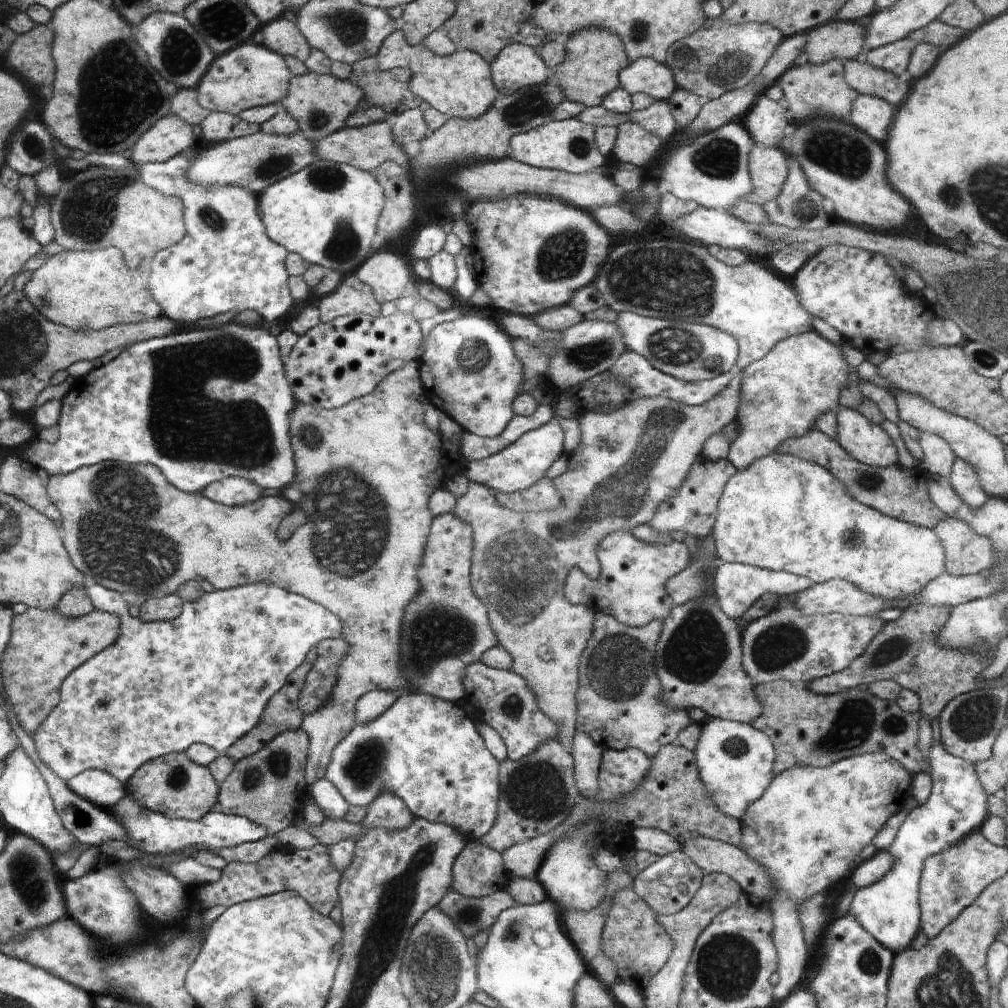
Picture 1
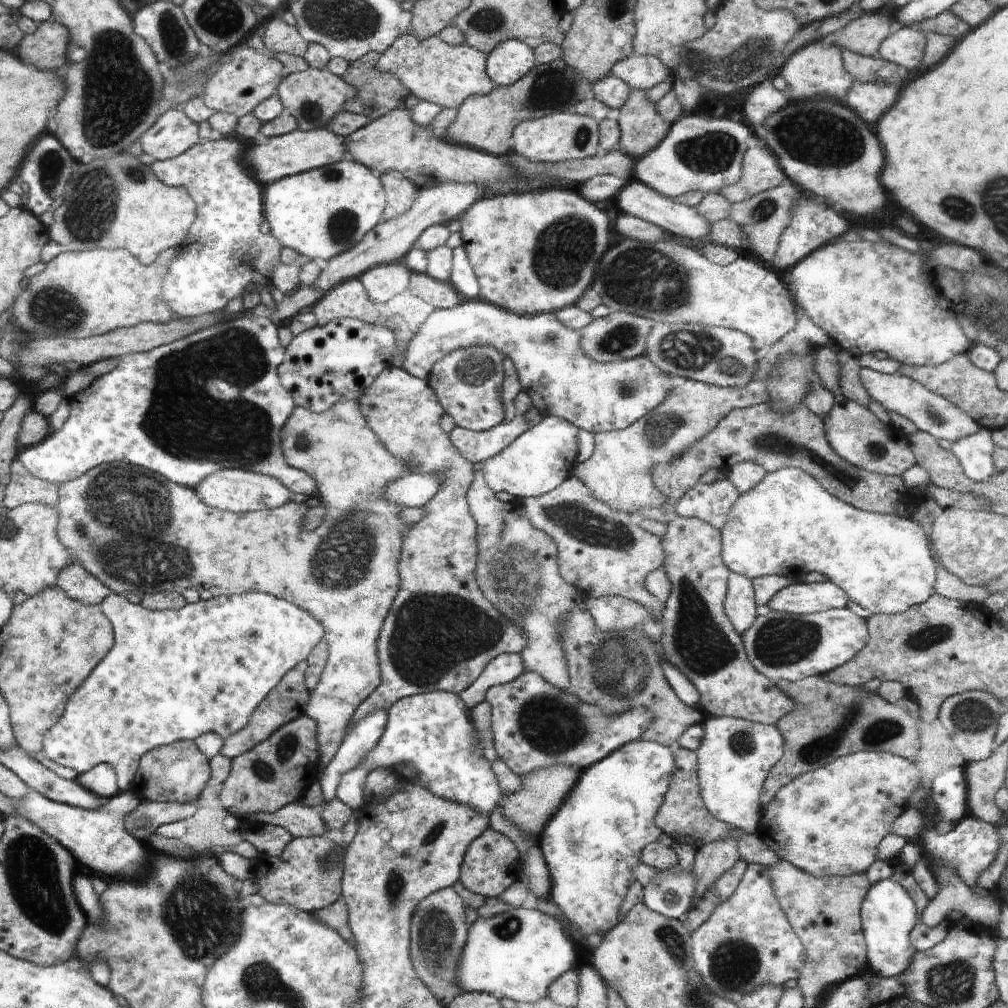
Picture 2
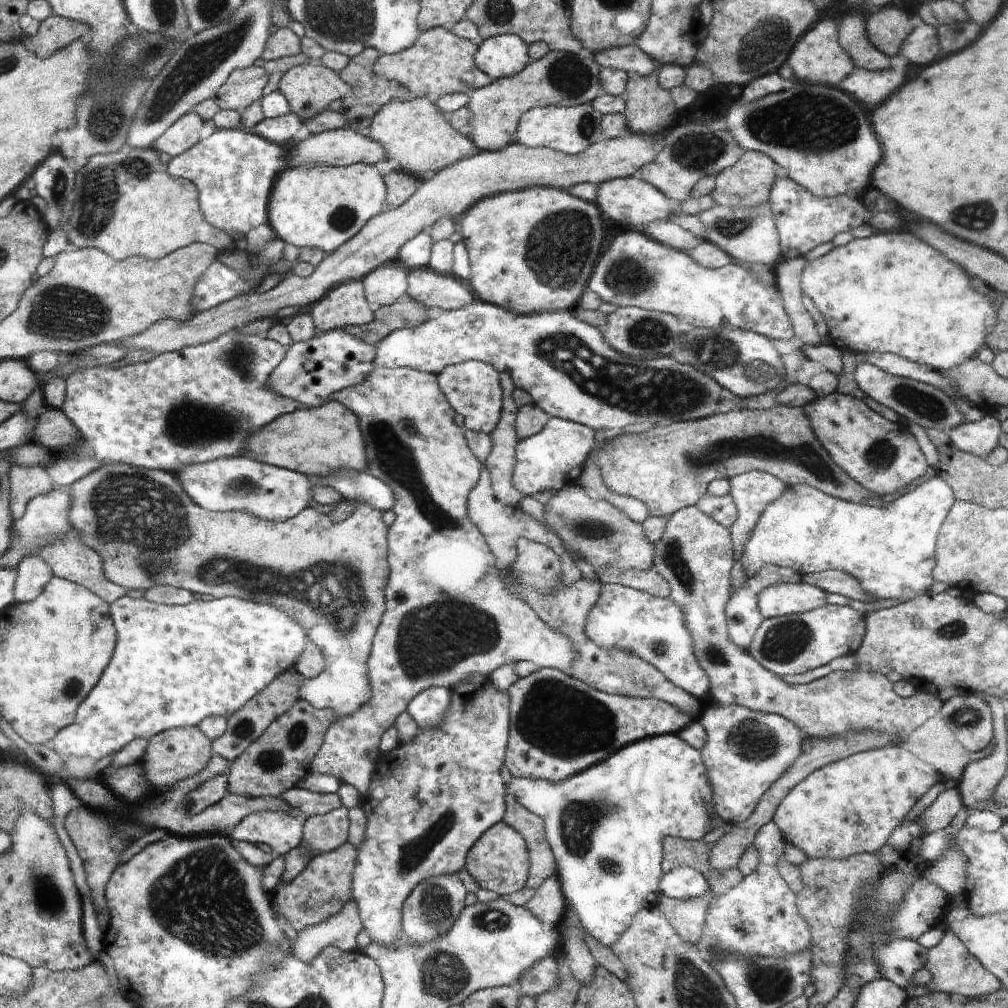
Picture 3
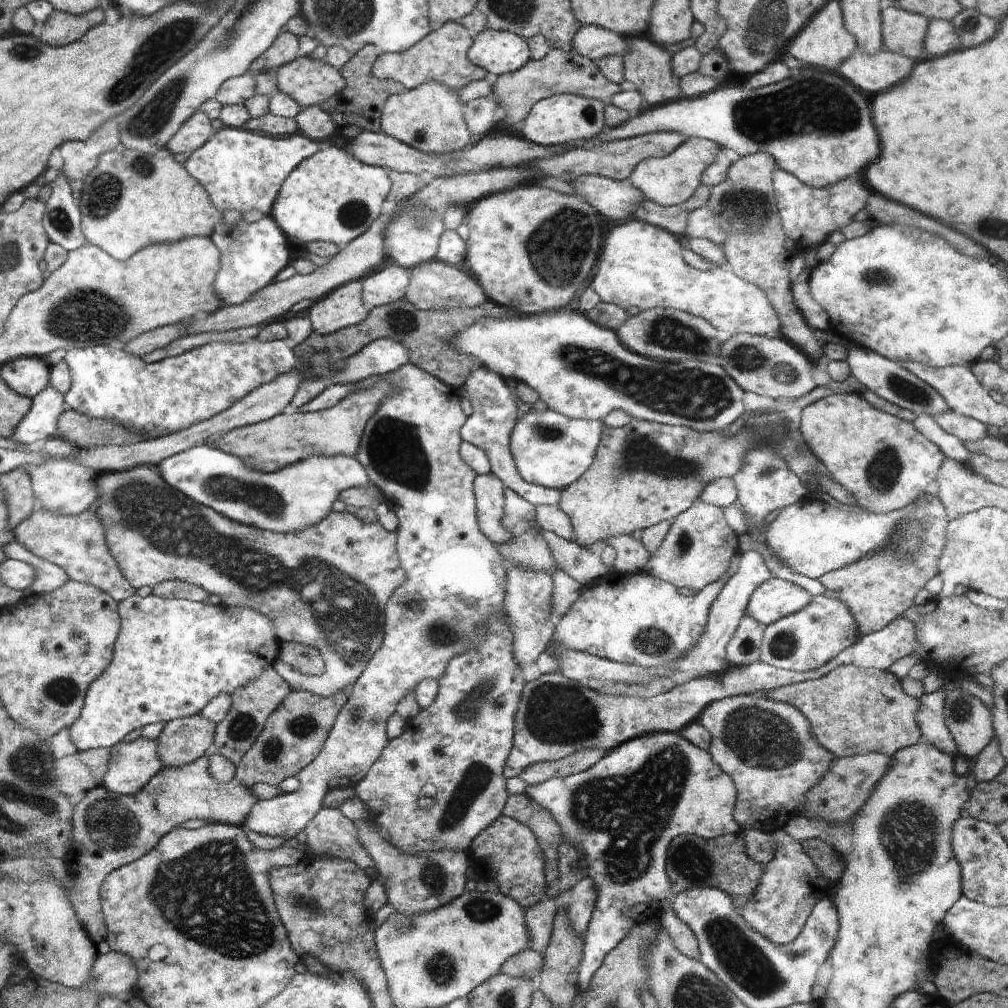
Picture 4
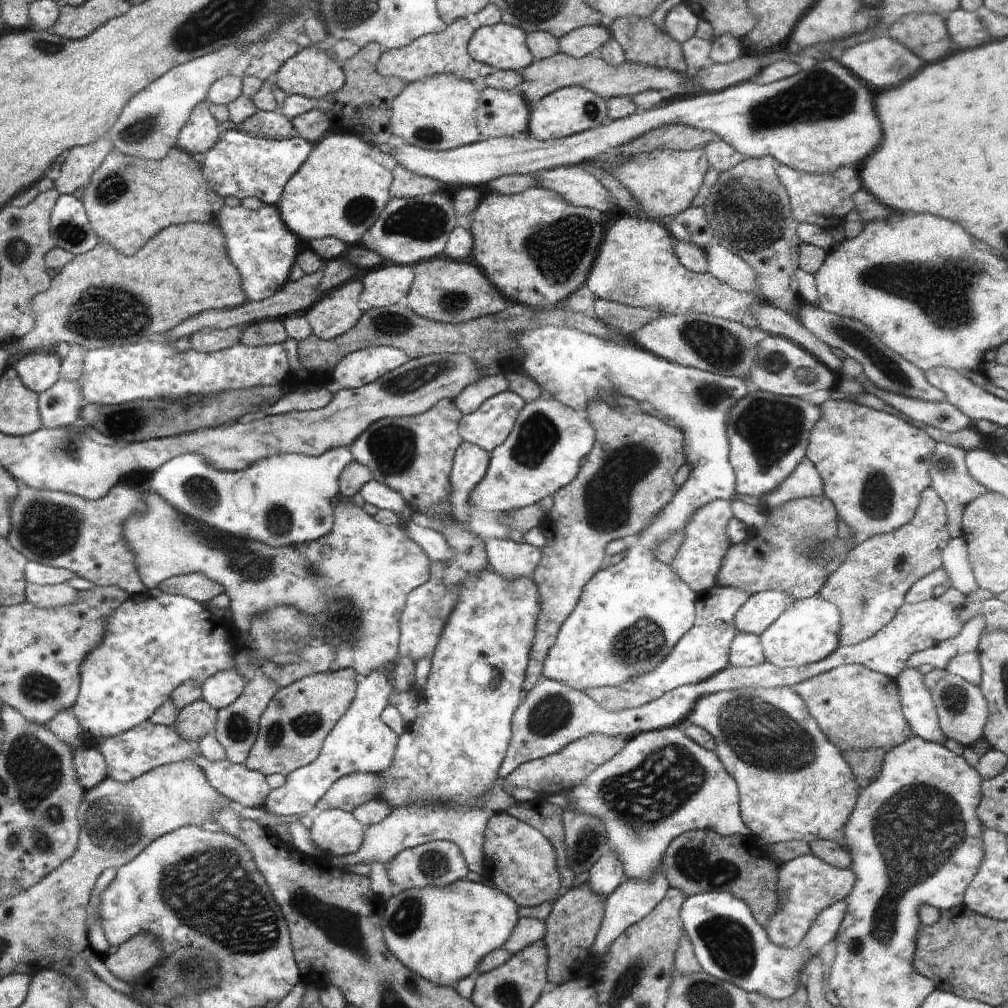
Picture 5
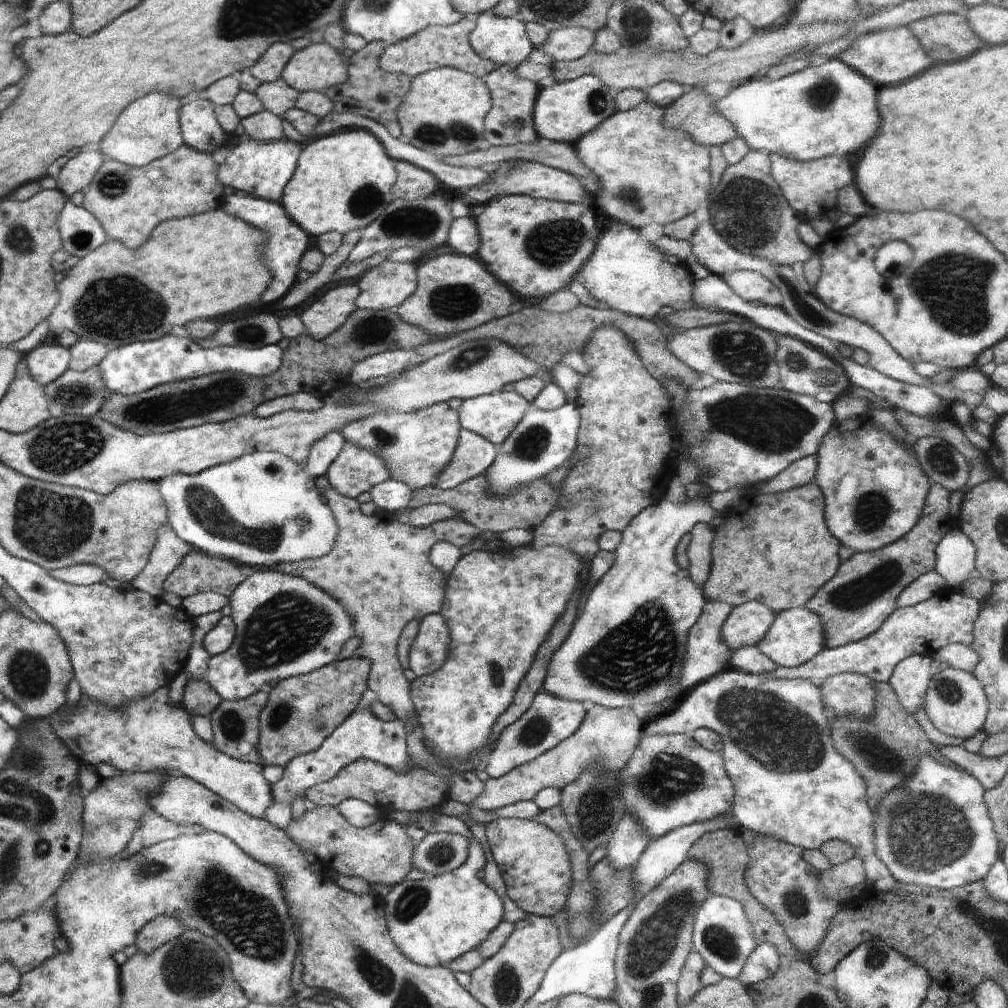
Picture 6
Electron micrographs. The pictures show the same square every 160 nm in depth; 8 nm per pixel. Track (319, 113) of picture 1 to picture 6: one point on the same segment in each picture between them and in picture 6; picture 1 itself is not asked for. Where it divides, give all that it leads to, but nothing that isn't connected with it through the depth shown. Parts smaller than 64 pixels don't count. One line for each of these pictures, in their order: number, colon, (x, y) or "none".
2: (314, 96)
3: (310, 88)
4: (309, 81)
5: (312, 73)
6: (317, 67)

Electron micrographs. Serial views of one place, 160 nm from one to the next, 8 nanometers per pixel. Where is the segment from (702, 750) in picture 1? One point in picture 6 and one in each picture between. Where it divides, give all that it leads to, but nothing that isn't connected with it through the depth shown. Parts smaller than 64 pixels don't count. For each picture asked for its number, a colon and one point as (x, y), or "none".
2: (733, 760)
3: (746, 751)
4: (767, 748)
5: (795, 785)
6: (788, 780)

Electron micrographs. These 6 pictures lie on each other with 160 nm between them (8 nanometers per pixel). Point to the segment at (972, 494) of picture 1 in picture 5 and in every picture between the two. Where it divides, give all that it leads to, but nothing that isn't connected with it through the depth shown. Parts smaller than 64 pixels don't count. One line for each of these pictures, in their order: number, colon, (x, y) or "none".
2: (974, 452)
3: (979, 438)
4: (965, 428)
5: (942, 415)

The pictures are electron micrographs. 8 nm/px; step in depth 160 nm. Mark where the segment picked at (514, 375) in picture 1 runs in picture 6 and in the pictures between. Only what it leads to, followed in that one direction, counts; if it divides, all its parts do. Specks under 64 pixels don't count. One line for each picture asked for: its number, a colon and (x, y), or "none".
2: (468, 382)
3: (473, 388)
4: (495, 412)
5: (490, 425)
6: (494, 416)

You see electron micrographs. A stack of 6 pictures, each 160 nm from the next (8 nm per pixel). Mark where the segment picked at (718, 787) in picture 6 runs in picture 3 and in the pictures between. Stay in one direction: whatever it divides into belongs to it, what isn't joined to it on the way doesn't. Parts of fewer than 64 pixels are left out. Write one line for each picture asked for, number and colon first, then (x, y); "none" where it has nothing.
3: (605, 825)
4: (657, 786)
5: (642, 815)

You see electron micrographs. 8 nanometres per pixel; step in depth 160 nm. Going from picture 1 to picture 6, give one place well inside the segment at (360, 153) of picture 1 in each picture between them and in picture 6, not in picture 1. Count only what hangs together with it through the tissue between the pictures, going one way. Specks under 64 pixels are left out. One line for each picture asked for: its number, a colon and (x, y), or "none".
2: (393, 142)
3: (416, 134)
4: (431, 119)
5: (438, 113)
6: (444, 112)

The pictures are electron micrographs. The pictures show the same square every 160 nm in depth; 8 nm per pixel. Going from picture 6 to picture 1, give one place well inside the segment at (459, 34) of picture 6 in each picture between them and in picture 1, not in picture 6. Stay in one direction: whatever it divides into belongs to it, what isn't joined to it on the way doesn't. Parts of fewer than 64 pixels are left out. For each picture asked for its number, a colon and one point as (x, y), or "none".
1: (460, 85)
2: (434, 71)
3: (440, 63)
4: (441, 57)
5: (446, 52)

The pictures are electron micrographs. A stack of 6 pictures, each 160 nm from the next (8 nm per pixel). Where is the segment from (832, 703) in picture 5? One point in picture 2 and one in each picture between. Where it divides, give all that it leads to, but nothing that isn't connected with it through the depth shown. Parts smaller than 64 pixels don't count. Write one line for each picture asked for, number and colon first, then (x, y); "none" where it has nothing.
2: (697, 637)
3: (695, 554)
4: (851, 710)

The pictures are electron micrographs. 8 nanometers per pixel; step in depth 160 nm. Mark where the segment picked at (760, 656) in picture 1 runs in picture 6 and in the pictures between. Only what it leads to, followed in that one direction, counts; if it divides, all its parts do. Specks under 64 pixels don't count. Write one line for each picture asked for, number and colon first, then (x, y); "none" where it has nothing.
2: (780, 646)
3: (792, 644)
4: (803, 641)
5: (807, 631)
6: (795, 636)

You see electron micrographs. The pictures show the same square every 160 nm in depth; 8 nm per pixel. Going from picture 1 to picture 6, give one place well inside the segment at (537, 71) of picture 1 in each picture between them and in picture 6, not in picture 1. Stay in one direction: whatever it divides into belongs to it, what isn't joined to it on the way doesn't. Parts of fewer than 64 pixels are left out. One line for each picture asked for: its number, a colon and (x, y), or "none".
2: (510, 60)
3: (501, 56)
4: (499, 52)
5: (504, 46)
6: (504, 40)

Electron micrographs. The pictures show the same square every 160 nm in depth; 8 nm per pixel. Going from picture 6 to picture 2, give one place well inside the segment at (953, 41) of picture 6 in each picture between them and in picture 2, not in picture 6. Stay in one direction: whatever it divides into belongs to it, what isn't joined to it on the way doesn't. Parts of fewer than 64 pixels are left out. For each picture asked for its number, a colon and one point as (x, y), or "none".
2: (862, 36)
3: (888, 27)
4: (903, 32)
5: (928, 36)

